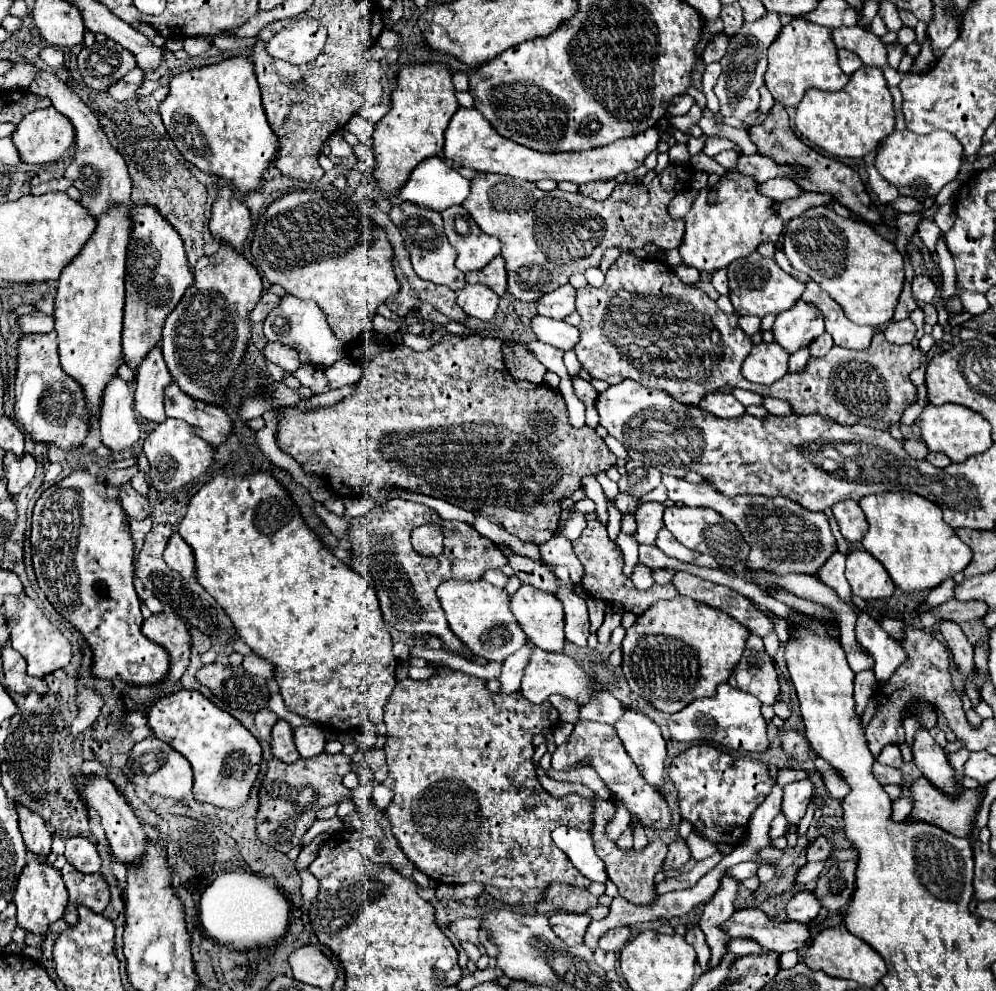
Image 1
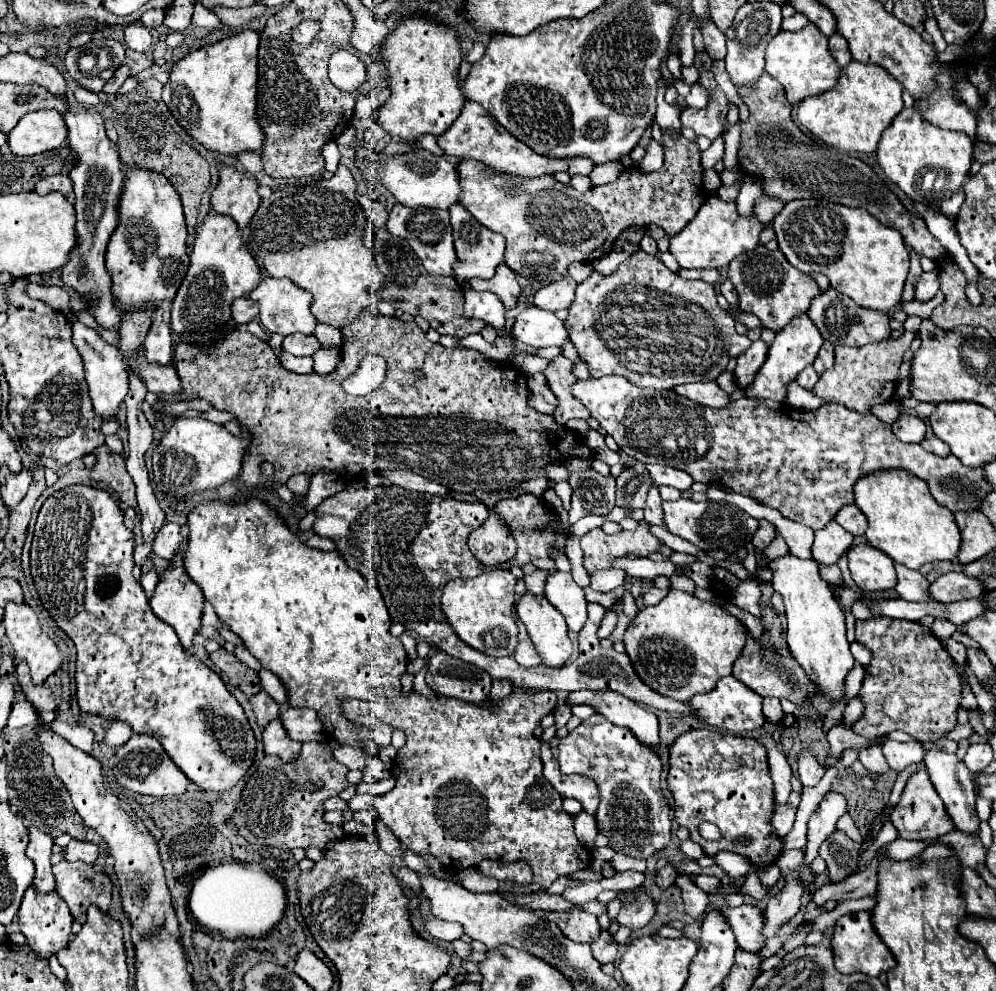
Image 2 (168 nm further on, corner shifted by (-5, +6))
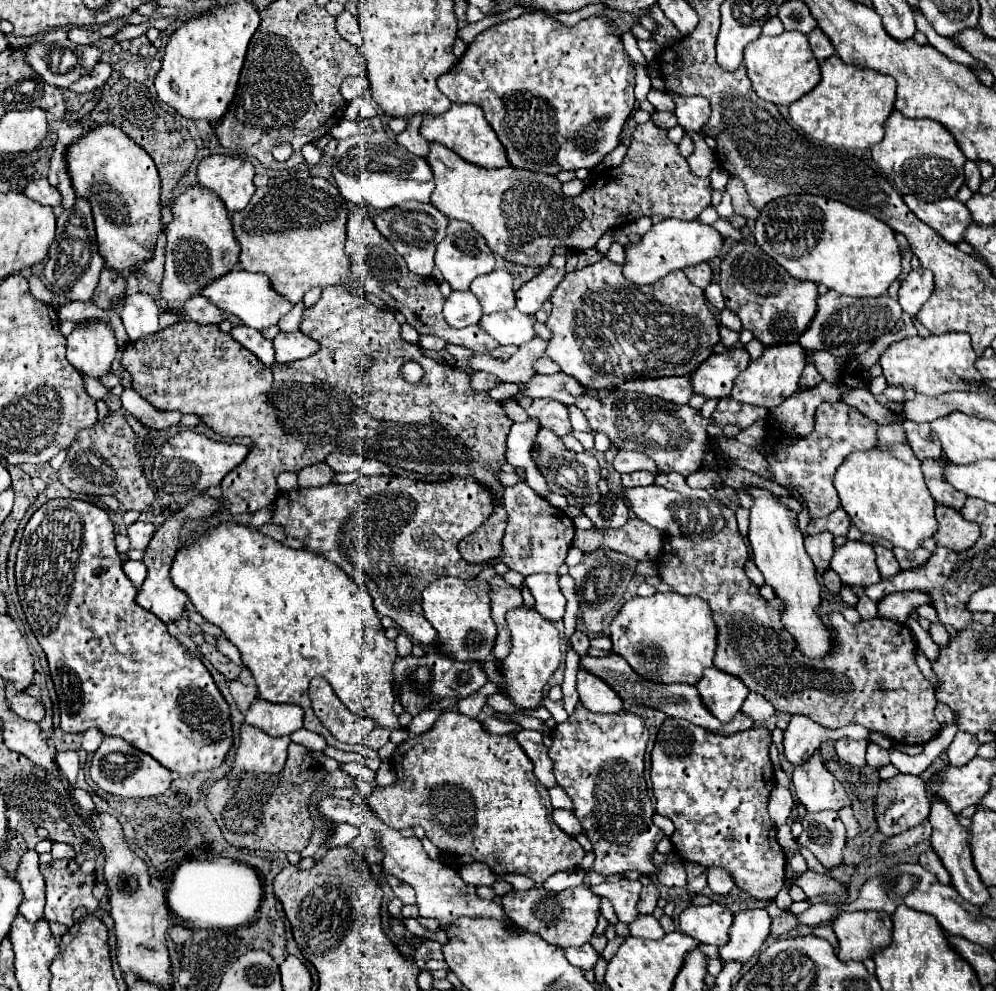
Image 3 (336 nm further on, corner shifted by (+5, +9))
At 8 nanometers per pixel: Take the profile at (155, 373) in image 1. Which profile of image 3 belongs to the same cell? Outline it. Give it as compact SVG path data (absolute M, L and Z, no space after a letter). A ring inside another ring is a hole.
M144 292L126 294L124 304L120 308L120 318L130 340L138 340L142 336L158 332L160 330L158 314L160 314L160 308L156 306L154 298Z

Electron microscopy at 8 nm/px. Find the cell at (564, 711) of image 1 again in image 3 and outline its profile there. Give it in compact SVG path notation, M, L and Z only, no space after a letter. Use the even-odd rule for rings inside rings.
M578 670L578 694L584 706L592 712L600 712L600 714L624 712L624 706L618 694L588 670Z

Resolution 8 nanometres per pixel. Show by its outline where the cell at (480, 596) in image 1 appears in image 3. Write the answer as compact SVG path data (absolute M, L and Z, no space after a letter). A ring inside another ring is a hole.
M444 576L428 584L422 592L422 614L438 634L436 652L458 662L488 660L496 638L496 626L490 618L488 600L488 582L478 582L476 578L462 580Z

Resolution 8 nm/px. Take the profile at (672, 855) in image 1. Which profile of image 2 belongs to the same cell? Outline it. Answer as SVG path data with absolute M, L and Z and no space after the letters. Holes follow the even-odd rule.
M666 863L662 869L656 871L656 881L658 881L658 885L662 889L666 889L668 885L672 885L676 877L678 877L678 871L676 871L676 867L672 863Z

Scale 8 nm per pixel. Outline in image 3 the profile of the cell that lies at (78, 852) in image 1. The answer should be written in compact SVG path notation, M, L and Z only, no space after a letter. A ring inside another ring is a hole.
M54 842L52 844L52 858L60 860L60 858L74 858L74 856L76 856L76 852L74 852L72 846L62 844L62 842Z

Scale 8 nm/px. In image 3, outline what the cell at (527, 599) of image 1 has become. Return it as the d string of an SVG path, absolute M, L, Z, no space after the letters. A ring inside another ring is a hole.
M516 608L506 614L506 622L510 628L512 648L510 654L500 662L504 678L498 682L500 692L520 710L530 710L540 706L544 696L544 686L548 678L554 674L554 670L560 664L560 636L552 622L548 622L544 616L540 616L536 610L530 608Z

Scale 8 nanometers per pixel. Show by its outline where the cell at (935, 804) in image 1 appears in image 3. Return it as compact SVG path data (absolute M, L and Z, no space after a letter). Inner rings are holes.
M898 774L888 780L880 780L876 796L874 796L874 816L878 830L884 836L896 836L904 830L918 826L930 814L930 802L926 798L926 784L912 774Z

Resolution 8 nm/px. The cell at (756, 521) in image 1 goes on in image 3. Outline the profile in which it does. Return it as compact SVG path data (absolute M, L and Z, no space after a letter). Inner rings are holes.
M618 450L618 454L612 460L612 466L620 474L630 474L636 470L650 470L658 474L658 468L652 462L652 458L648 458L646 454L640 454L638 450Z

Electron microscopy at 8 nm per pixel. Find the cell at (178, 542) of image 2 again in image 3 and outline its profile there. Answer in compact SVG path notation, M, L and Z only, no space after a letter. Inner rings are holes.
M136 520L134 524L128 526L128 538L130 538L130 546L132 548L146 548L150 538L154 536L154 526L150 522L142 522L142 520Z

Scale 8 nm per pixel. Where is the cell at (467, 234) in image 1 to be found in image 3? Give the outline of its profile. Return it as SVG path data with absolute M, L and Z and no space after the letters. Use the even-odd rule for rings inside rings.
M450 220L448 224L448 236L438 244L436 250L436 266L440 268L444 280L450 284L452 290L464 292L470 288L470 282L476 276L488 274L494 270L494 254L492 250L486 246L484 238L466 222L458 222L458 220Z

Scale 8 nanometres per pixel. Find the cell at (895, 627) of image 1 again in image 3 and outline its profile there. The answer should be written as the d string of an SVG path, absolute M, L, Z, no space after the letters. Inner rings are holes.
M824 570L824 574L822 574L822 586L826 586L830 592L834 592L834 594L838 594L840 592L840 578L838 578L838 574L834 572L834 570Z

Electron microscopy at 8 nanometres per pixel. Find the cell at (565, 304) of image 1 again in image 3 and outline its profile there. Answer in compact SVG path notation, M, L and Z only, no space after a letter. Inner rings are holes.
M568 252L568 262L566 262L564 268L554 268L554 266L542 268L542 272L538 276L528 280L516 292L516 308L522 314L536 314L540 310L540 306L546 300L550 300L554 288L564 278L564 274L572 272L576 268L576 262L578 262L578 254L576 252Z

